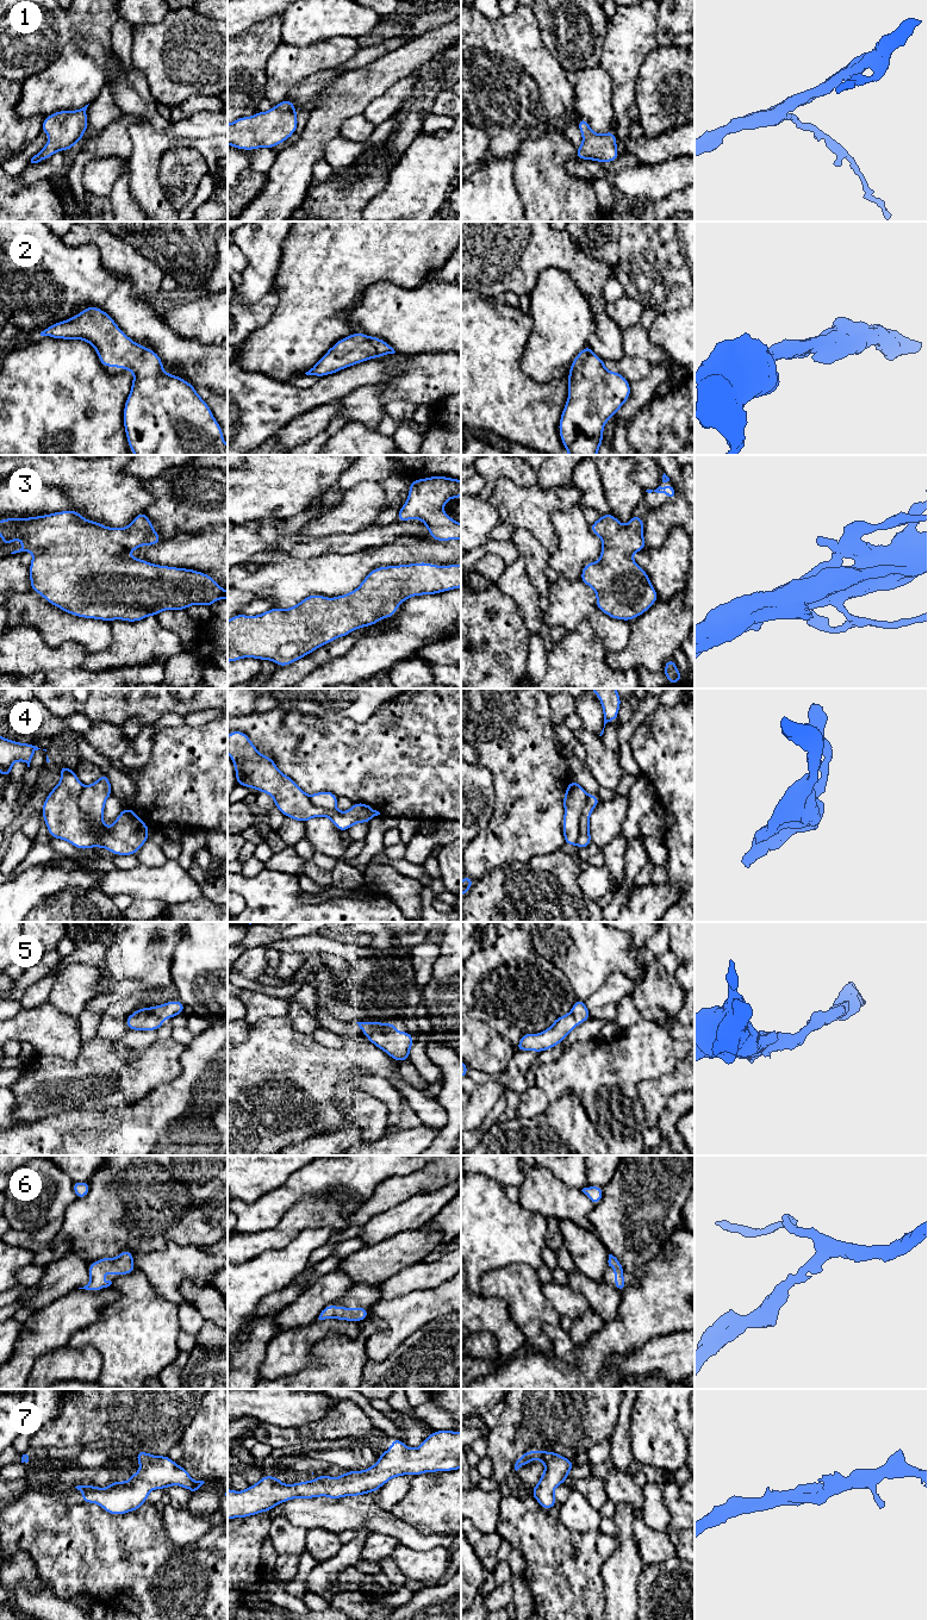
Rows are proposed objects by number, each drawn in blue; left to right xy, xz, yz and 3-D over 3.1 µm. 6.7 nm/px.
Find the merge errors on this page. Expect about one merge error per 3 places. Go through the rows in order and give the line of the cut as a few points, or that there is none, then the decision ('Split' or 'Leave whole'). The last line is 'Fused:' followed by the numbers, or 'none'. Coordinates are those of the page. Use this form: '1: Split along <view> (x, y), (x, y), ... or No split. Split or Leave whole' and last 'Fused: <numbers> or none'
1: No split. Leave whole
2: No split. Leave whole
3: No split. Leave whole
4: Split along yz (589, 795), (580, 817), (580, 832), (577, 845). Split
5: No split. Leave whole
6: No split. Leave whole
7: No split. Leave whole
Fused: 4

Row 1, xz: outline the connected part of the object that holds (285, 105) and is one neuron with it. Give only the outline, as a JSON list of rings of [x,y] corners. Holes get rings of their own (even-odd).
[[[285,99],[269,111],[241,117],[228,124],[228,145],[243,150],[273,149],[287,141],[297,129],[295,106]]]

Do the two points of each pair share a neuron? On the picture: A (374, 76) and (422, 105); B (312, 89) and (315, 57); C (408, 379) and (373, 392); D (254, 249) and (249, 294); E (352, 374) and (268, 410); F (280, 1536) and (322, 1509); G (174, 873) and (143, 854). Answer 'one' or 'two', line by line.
A: two
B: two
C: two
D: one
E: one
F: two
G: two

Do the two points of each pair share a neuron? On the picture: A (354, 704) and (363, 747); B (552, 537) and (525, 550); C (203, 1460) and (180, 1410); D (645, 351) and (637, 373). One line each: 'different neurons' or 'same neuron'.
A: different neurons
B: different neurons
C: different neurons
D: different neurons

